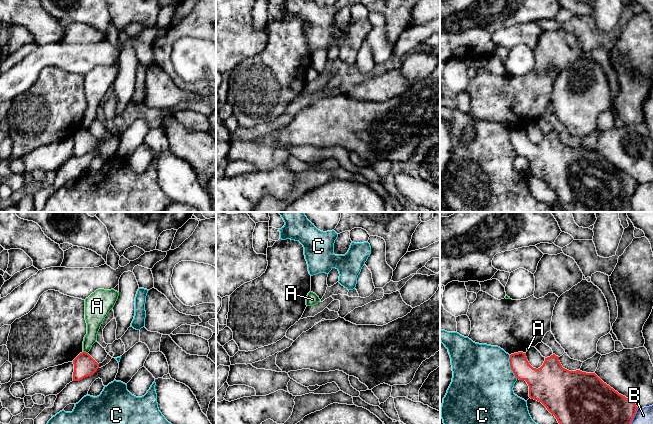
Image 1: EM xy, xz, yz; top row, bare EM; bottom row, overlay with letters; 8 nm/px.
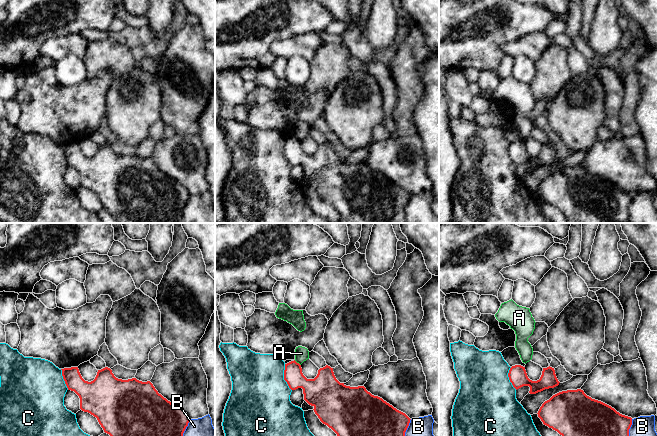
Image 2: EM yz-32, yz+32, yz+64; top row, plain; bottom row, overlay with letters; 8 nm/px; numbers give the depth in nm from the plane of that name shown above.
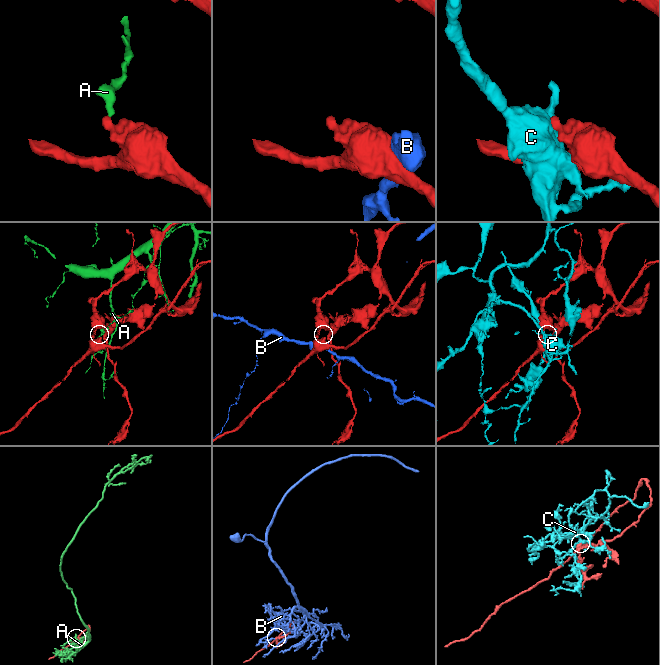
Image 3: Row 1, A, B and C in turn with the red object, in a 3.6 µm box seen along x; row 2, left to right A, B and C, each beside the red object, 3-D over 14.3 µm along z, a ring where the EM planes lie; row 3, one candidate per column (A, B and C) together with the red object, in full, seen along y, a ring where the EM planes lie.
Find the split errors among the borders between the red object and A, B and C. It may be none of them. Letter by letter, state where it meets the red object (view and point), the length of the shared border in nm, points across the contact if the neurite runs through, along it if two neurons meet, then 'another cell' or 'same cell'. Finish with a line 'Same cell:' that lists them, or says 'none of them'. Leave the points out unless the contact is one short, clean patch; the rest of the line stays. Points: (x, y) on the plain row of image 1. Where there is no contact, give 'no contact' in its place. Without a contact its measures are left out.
A: meets red in xy at (85, 128); contact 40 nm long; another cell
B: meets red in yz at (631, 197); contact 240 nm long; another cell
C: meets red in yz at (510, 143); contact 200 nm long; another cell
Same cell: none of them

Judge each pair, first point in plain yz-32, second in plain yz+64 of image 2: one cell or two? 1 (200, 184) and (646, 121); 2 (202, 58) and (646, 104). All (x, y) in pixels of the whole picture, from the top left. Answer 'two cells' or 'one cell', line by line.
1: two cells
2: two cells

